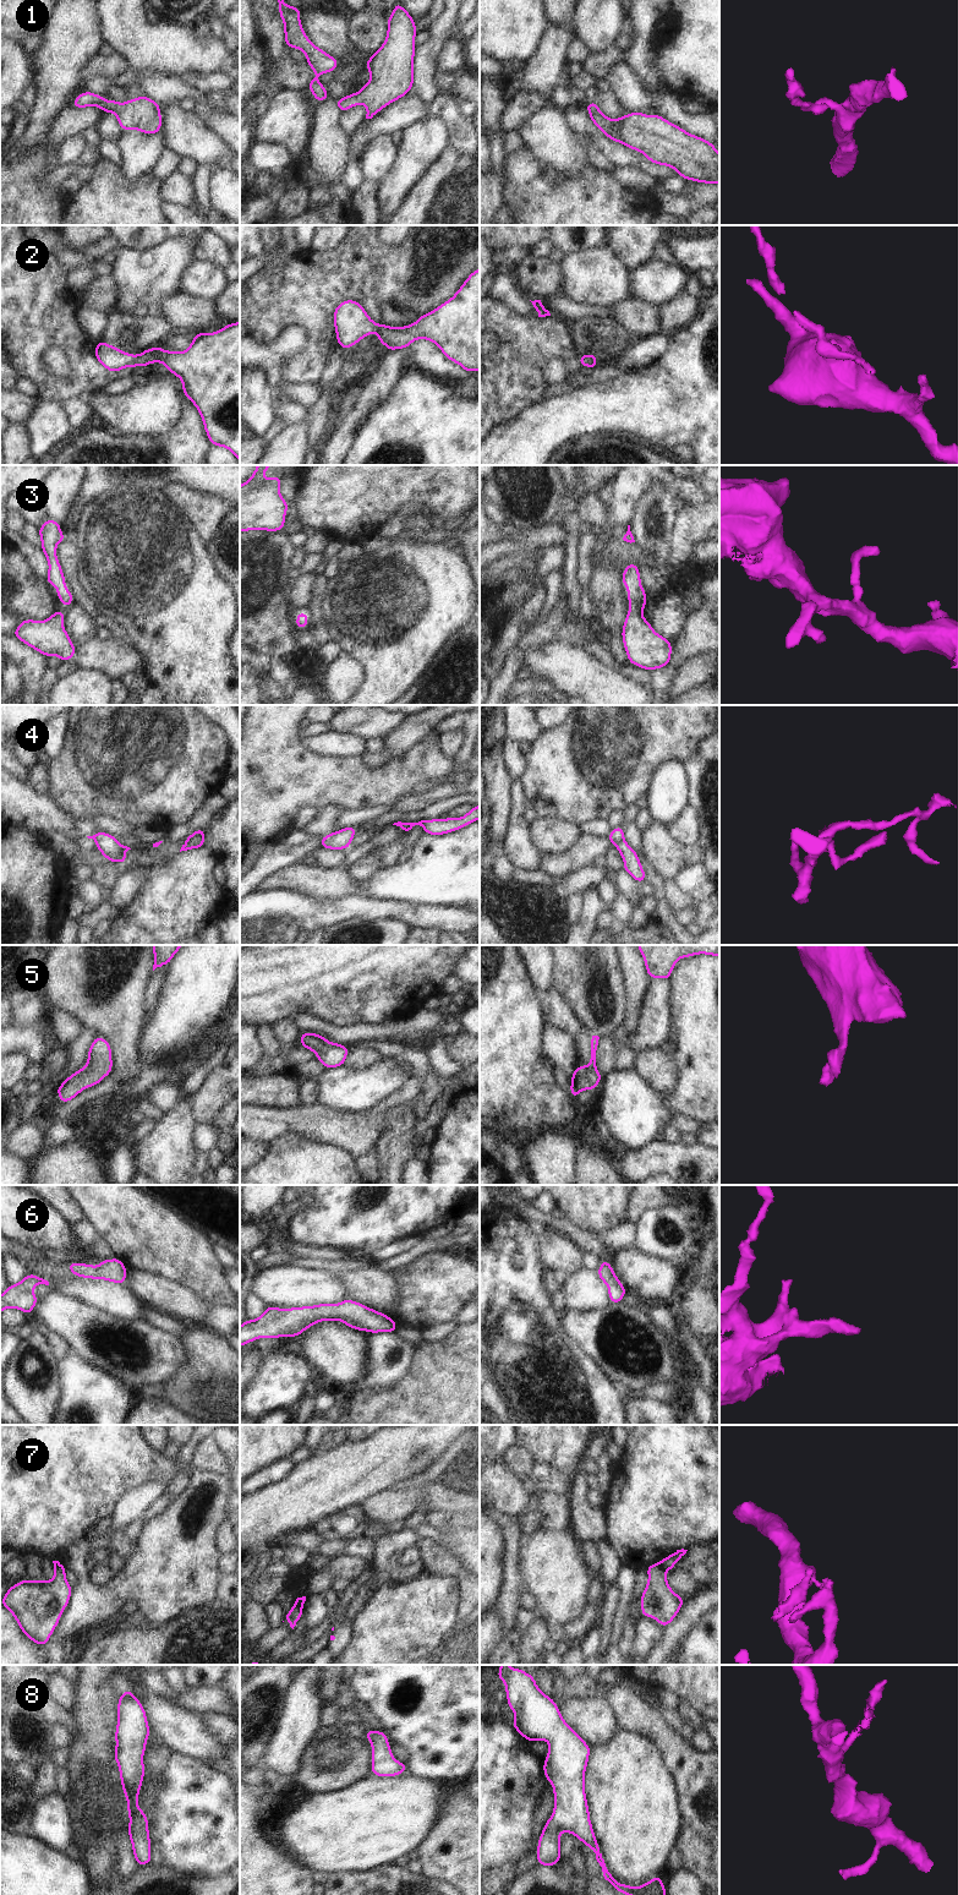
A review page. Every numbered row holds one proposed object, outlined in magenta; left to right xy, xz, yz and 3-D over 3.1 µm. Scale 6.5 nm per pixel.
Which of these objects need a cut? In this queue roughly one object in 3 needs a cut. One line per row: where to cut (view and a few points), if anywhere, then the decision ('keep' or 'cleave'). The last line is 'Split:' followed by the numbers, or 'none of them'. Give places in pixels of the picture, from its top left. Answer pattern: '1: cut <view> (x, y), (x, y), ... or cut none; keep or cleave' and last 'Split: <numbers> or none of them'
1: cut none; keep
2: cut none; keep
3: cut none; keep
4: cut yz (624, 840), (614, 845); cleave
5: cut none; keep
6: cut none; keep
7: cut yz (660, 1562), (666, 1571); cleave
8: cut none; keep
Split: 4, 7

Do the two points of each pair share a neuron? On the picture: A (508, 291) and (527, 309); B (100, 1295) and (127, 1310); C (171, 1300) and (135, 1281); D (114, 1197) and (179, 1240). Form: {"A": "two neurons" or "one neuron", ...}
{"A": "one neuron", "B": "one neuron", "C": "one neuron", "D": "one neuron"}

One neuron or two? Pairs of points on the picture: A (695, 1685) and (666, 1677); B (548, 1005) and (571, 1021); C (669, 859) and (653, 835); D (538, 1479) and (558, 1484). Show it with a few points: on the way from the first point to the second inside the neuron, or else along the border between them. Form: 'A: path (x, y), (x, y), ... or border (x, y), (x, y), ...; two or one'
A: path (688, 1677), (673, 1677); one
B: path (554, 1009), (565, 1020); one
C: path (663, 853), (657, 841); one
D: path (543, 1479), (553, 1481); one

